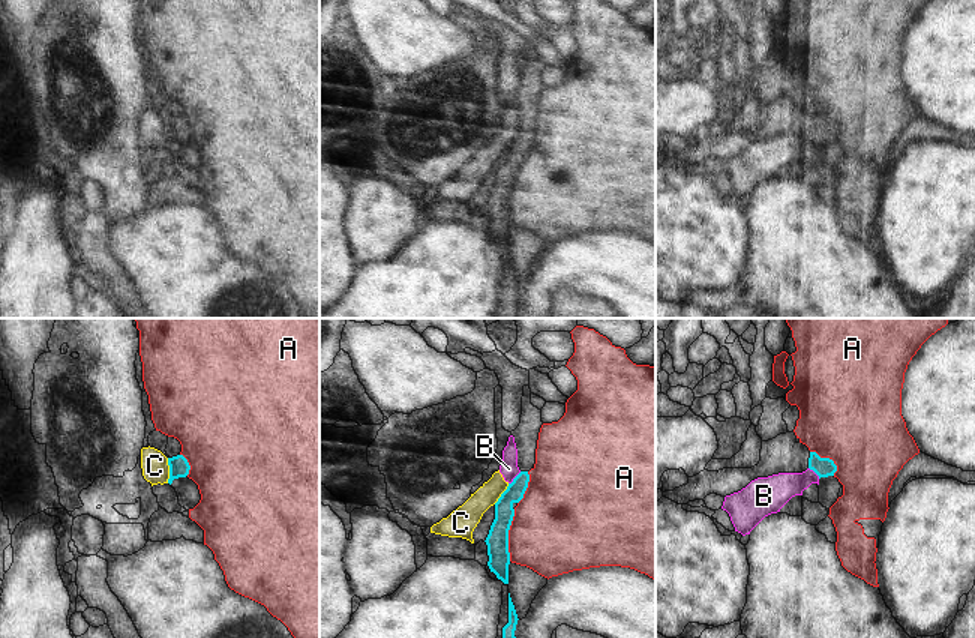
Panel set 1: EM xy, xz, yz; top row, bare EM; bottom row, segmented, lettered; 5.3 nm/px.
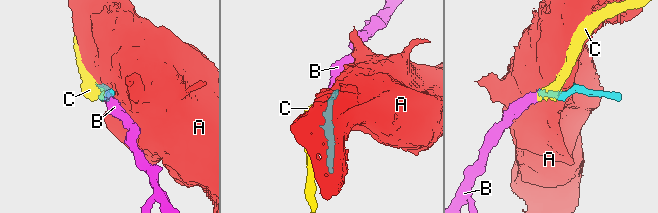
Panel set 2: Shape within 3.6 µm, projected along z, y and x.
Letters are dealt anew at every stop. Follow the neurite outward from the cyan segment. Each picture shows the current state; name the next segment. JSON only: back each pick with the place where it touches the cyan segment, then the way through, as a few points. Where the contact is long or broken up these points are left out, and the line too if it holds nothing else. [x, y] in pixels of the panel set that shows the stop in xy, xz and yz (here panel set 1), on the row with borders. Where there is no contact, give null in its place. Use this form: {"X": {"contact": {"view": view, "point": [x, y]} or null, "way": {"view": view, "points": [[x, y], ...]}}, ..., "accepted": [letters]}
{"accepted": []}

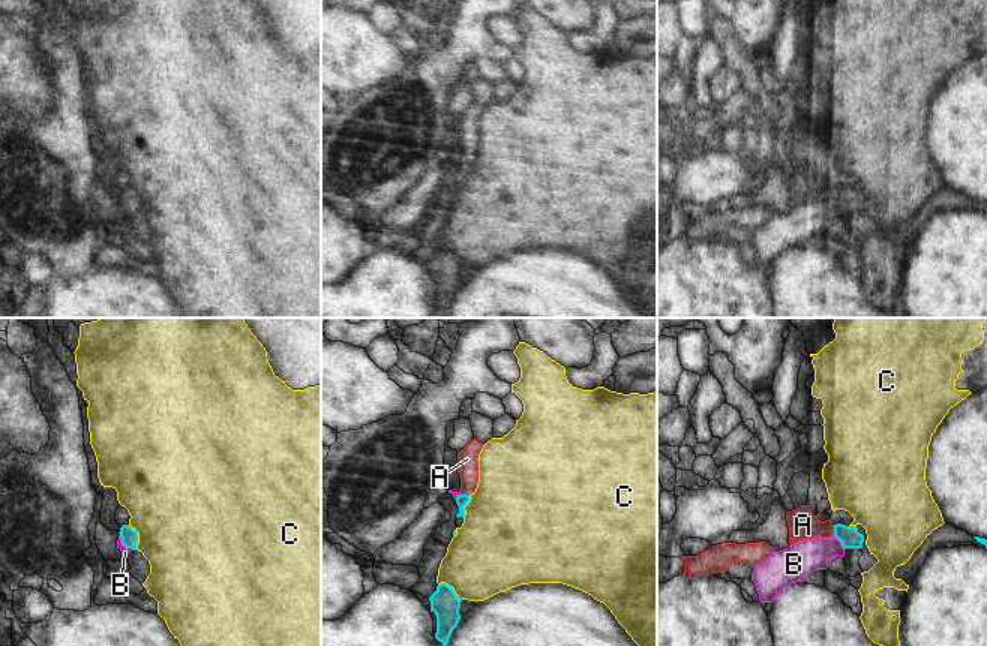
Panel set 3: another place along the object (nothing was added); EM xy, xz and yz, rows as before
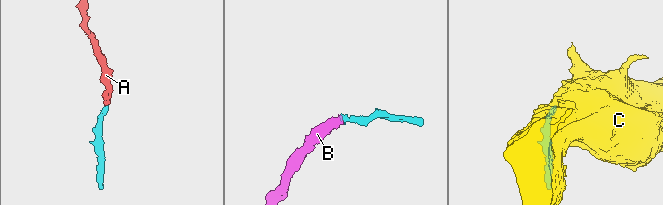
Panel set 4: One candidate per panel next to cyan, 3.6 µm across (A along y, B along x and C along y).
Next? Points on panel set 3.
{"A": {"contact": {"view": "xz", "point": [464, 495]}, "way": {"view": "xz", "points": [[462, 499], [464, 495], [467, 487], [467, 459]]}}, "accepted": ["A"]}

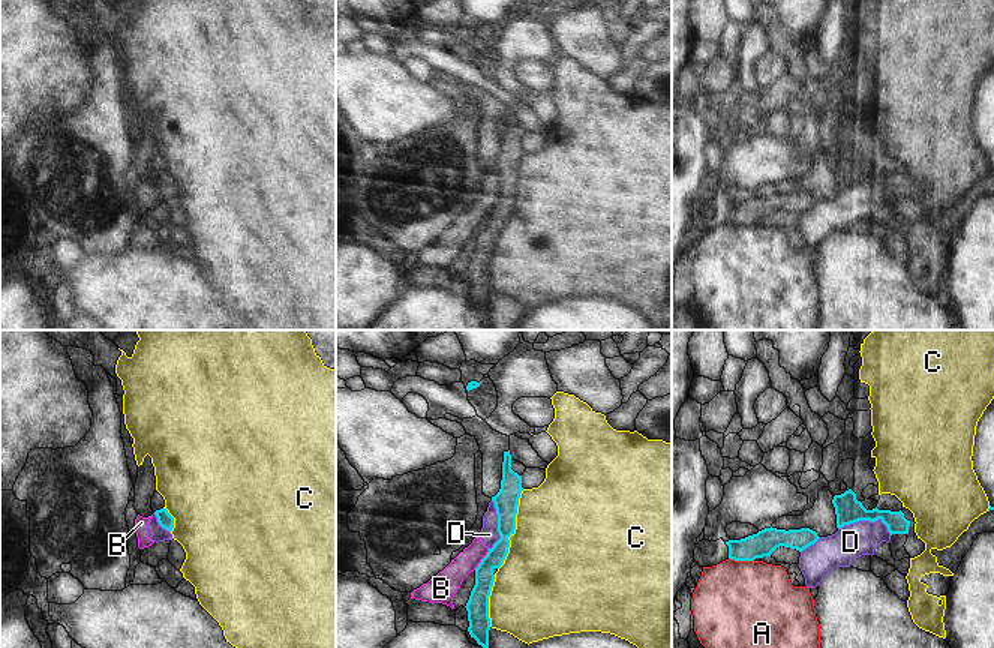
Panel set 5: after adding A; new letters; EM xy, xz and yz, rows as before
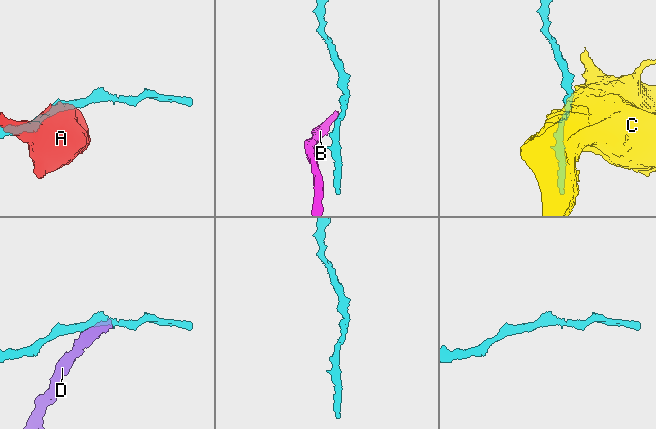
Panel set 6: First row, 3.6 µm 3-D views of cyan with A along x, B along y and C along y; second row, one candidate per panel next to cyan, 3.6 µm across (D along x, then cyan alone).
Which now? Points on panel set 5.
{"accepted": []}

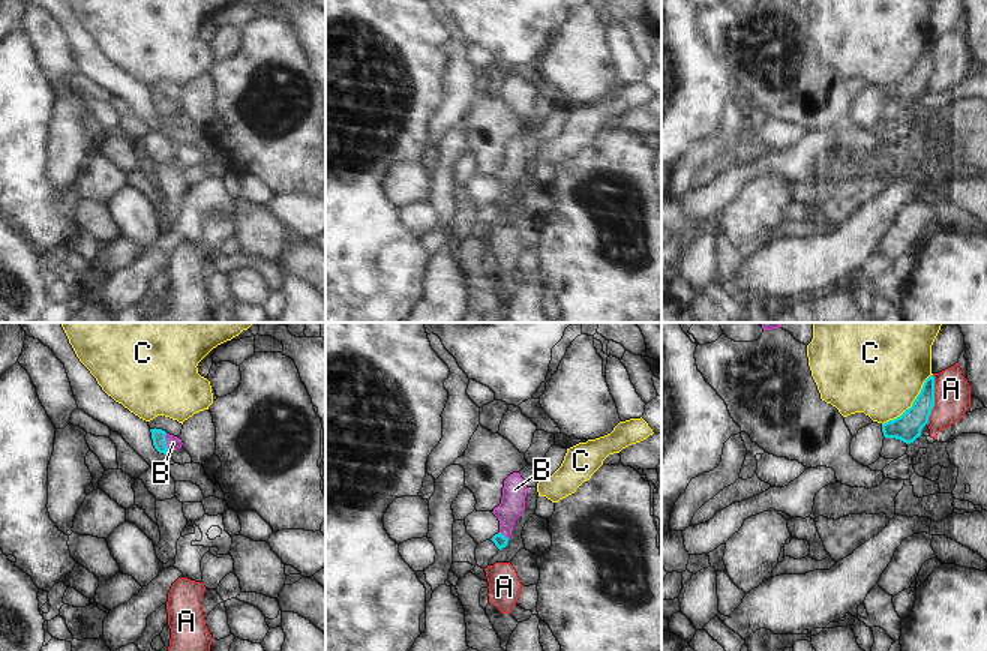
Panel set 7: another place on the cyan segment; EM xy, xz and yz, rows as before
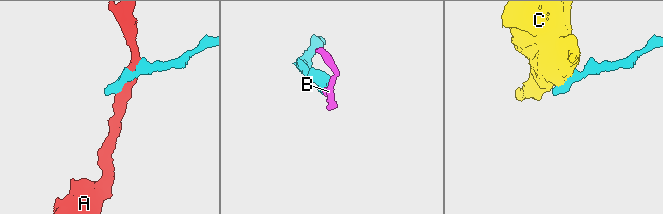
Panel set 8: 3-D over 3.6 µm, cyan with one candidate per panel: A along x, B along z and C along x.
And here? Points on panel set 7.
{"B": {"contact": {"view": "xy", "point": [165, 443]}, "way": {"view": "xy", "points": [[158, 435], [165, 443], [173, 443]]}}, "accepted": ["B"]}

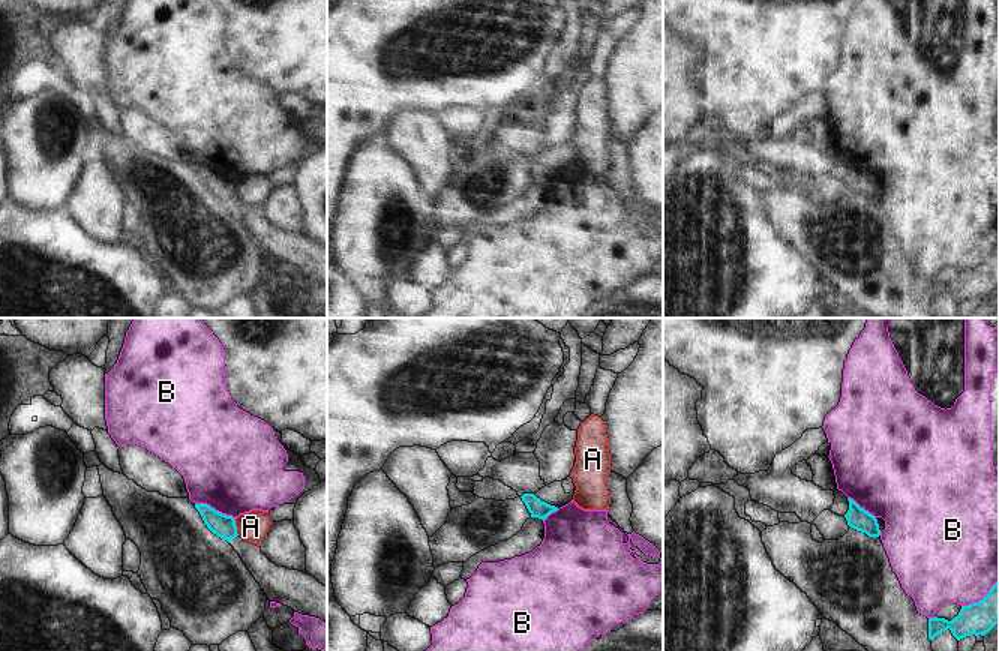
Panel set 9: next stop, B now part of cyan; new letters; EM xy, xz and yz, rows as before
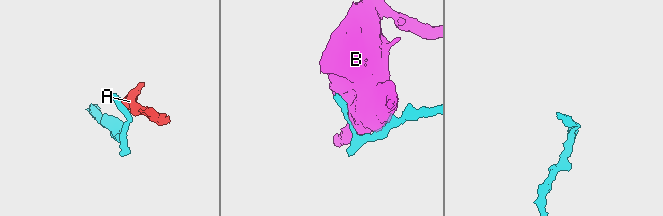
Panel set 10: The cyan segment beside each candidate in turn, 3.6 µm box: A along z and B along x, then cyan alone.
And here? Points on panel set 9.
{"accepted": []}

